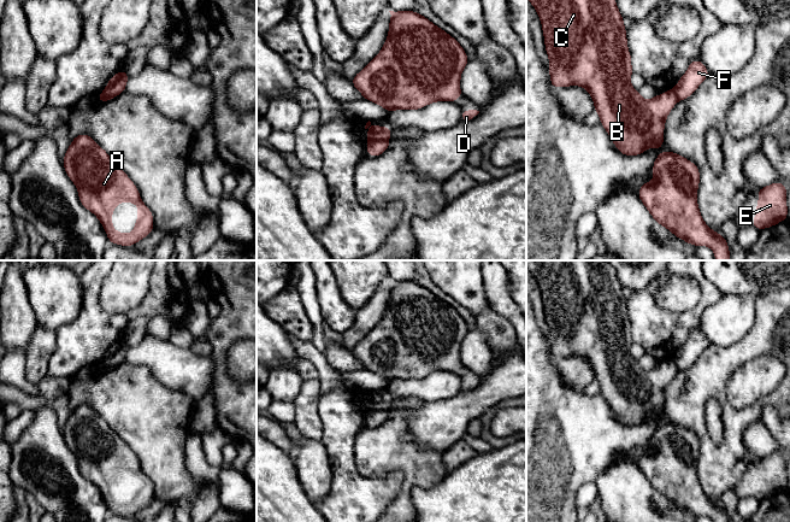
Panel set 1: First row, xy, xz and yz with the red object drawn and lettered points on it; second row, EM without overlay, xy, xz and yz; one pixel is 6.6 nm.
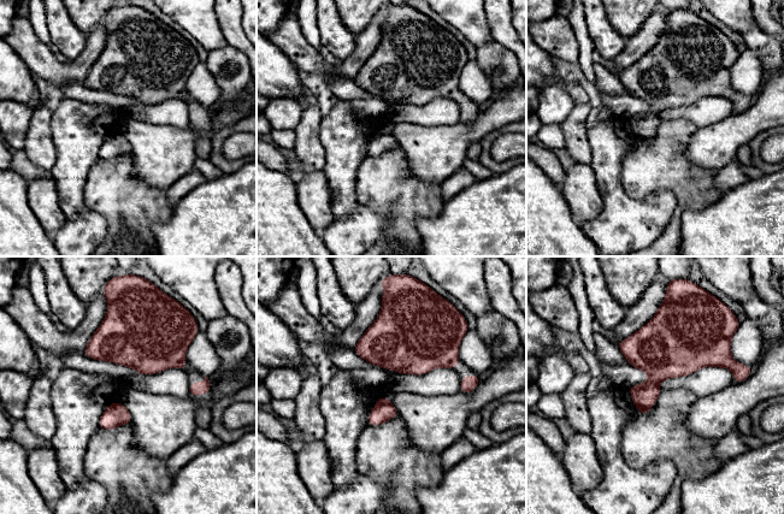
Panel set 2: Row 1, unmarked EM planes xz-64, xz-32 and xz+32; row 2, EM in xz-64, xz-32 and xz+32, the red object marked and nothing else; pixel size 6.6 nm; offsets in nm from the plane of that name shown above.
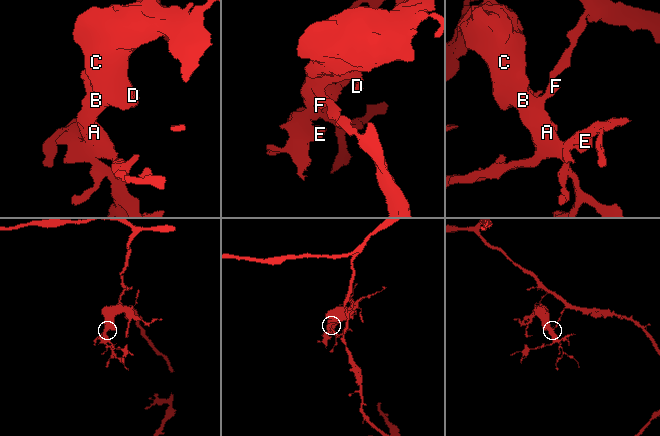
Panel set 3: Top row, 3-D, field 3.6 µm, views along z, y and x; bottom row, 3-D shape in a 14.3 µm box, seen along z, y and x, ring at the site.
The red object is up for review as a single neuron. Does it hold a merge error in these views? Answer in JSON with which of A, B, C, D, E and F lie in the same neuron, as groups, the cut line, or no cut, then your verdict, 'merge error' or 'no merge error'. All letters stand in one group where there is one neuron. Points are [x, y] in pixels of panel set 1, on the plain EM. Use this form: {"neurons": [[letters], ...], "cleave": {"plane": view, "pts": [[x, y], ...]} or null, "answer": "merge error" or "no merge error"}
{"neurons": [["A", "B", "C", "D", "E"], ["F"]], "cleave": {"plane": "xz", "pts": [[387, 409], [370, 411]]}, "answer": "merge error"}

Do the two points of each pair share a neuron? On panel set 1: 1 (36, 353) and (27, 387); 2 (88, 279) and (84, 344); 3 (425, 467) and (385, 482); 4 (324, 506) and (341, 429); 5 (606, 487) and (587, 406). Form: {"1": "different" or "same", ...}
{"1": "different", "2": "same", "3": "different", "4": "same", "5": "different"}

